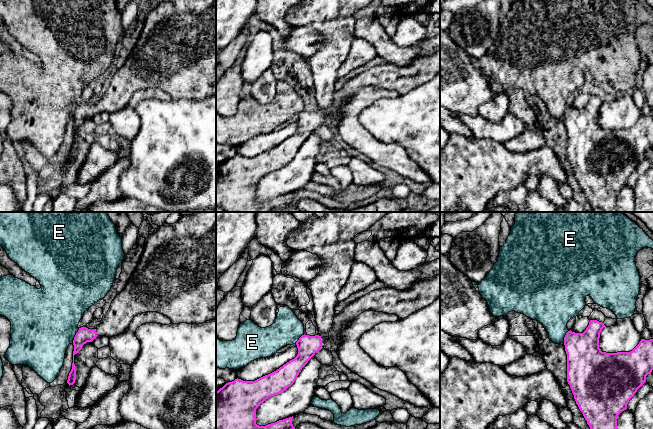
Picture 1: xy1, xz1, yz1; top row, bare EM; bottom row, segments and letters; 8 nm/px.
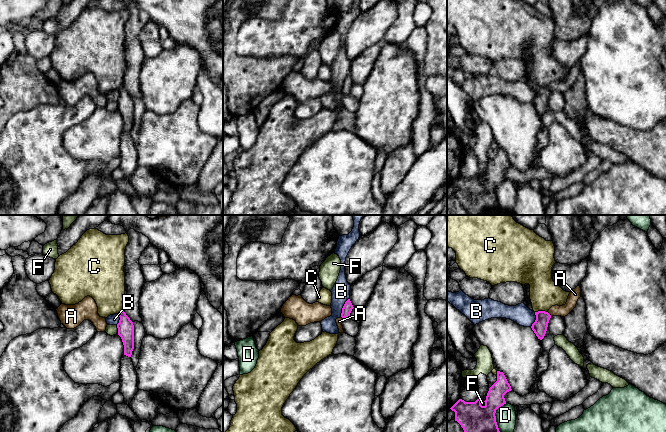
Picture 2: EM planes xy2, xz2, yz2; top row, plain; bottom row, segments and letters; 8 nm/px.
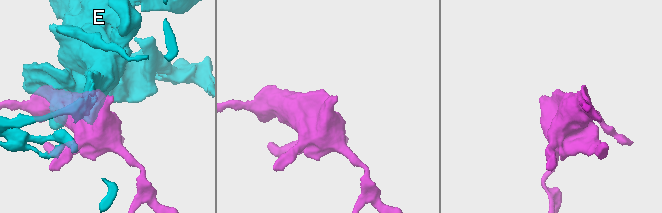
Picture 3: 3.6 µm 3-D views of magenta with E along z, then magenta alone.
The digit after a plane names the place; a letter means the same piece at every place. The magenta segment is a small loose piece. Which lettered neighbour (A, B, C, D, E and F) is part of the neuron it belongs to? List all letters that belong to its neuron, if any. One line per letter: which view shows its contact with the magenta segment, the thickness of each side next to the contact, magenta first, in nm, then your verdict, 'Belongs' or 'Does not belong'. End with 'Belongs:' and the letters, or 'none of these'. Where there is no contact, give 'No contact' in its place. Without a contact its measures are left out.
A: Touches magenta in yz2. Thickness 120 nm (magenta) against 90 nm. Does not belong
B: Touches magenta in xz2. Thickness 80 nm (magenta) against 140 nm. Does not belong
C: Touches magenta in yz2. Thickness 120 nm (magenta) against 240 nm. Does not belong
D: Touches magenta in yz2. Thickness 260 nm (magenta) against 160 nm. Does not belong
E: Touches magenta in xy1. Thickness 120 nm (magenta) against 500 nm. Does not belong
F: Touches magenta in xy2. Thickness 130 nm (magenta) against 90 nm. Does not belong
Belongs: none of these

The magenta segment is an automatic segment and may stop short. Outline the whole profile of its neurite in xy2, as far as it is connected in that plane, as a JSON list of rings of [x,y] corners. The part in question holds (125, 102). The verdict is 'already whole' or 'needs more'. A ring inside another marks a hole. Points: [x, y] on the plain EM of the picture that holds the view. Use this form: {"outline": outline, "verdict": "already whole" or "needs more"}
{"outline": [[[123,86],[119,88],[119,93],[117,104],[118,111],[121,113],[124,121],[124,131],[131,133],[134,125],[134,101]]], "verdict": "already whole"}

